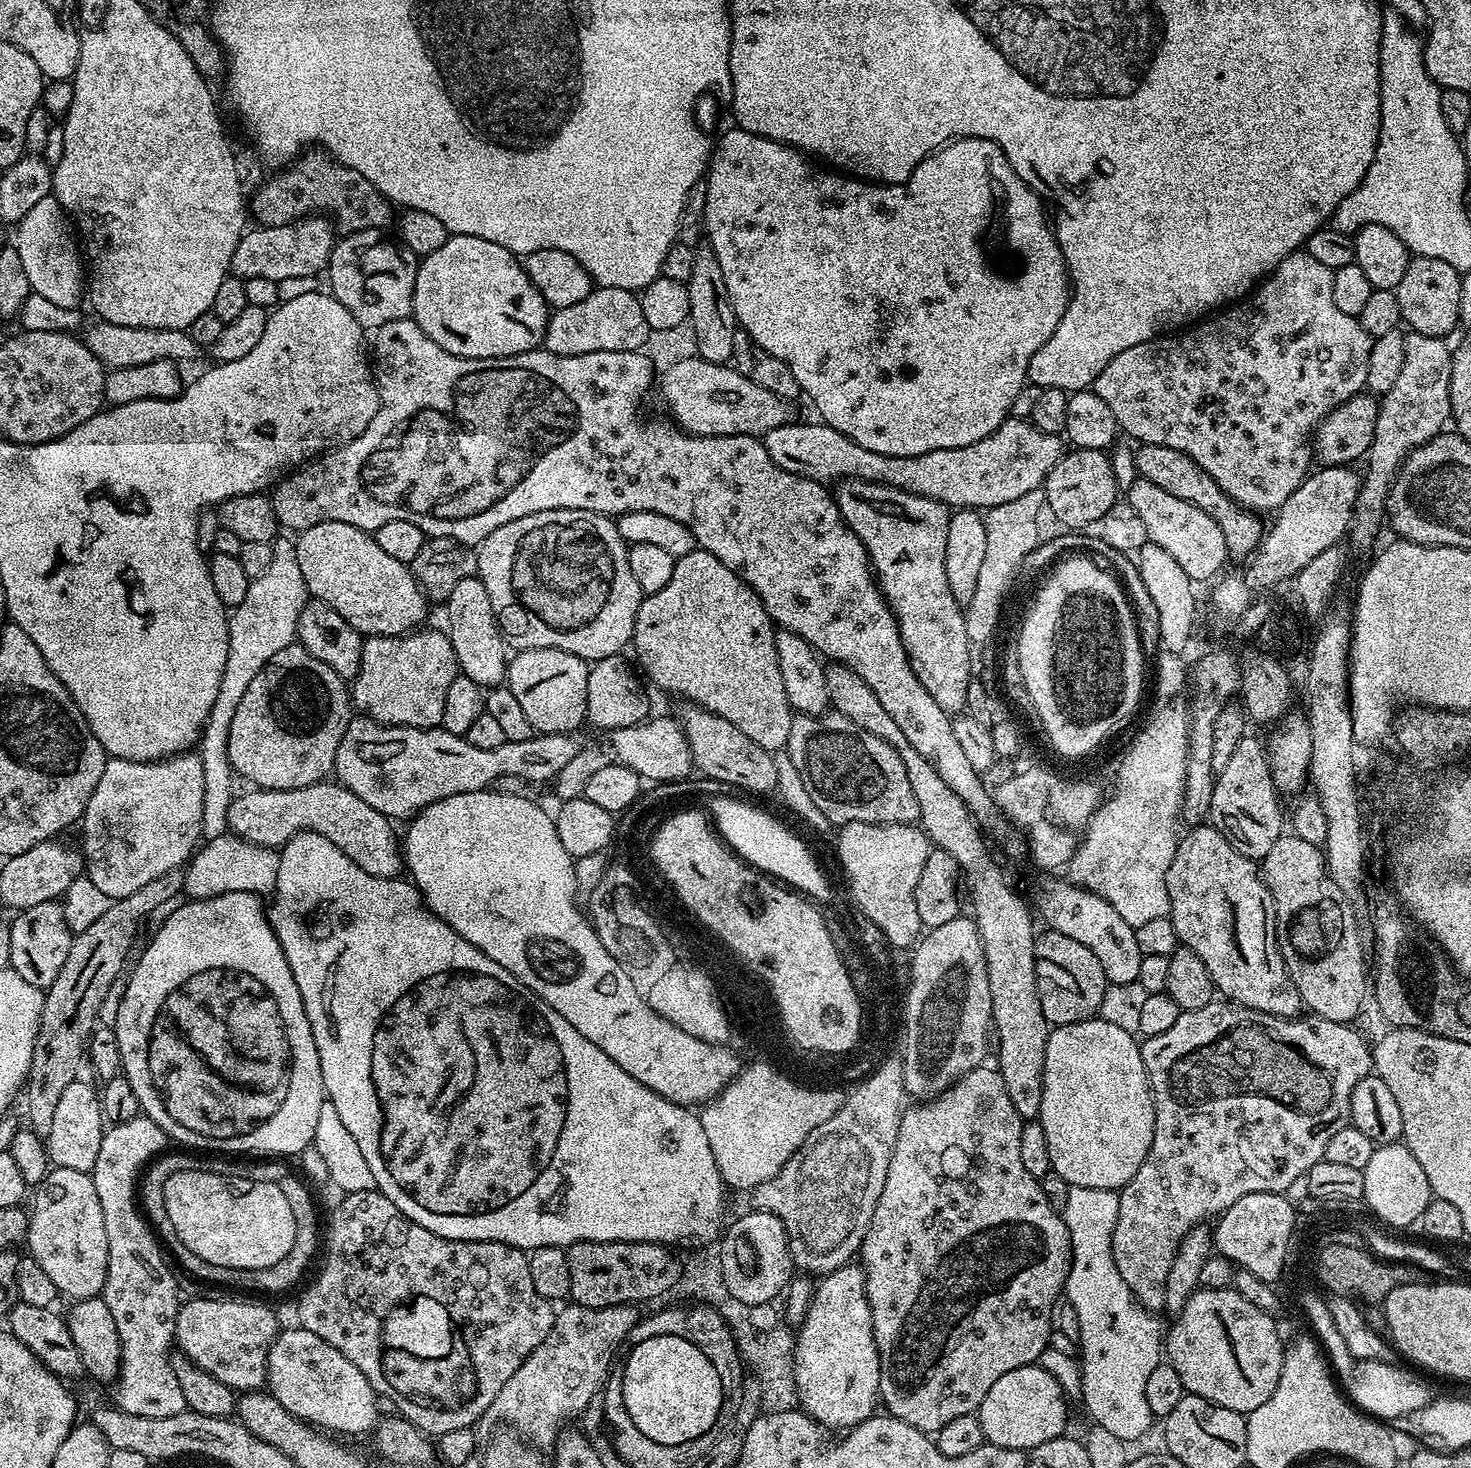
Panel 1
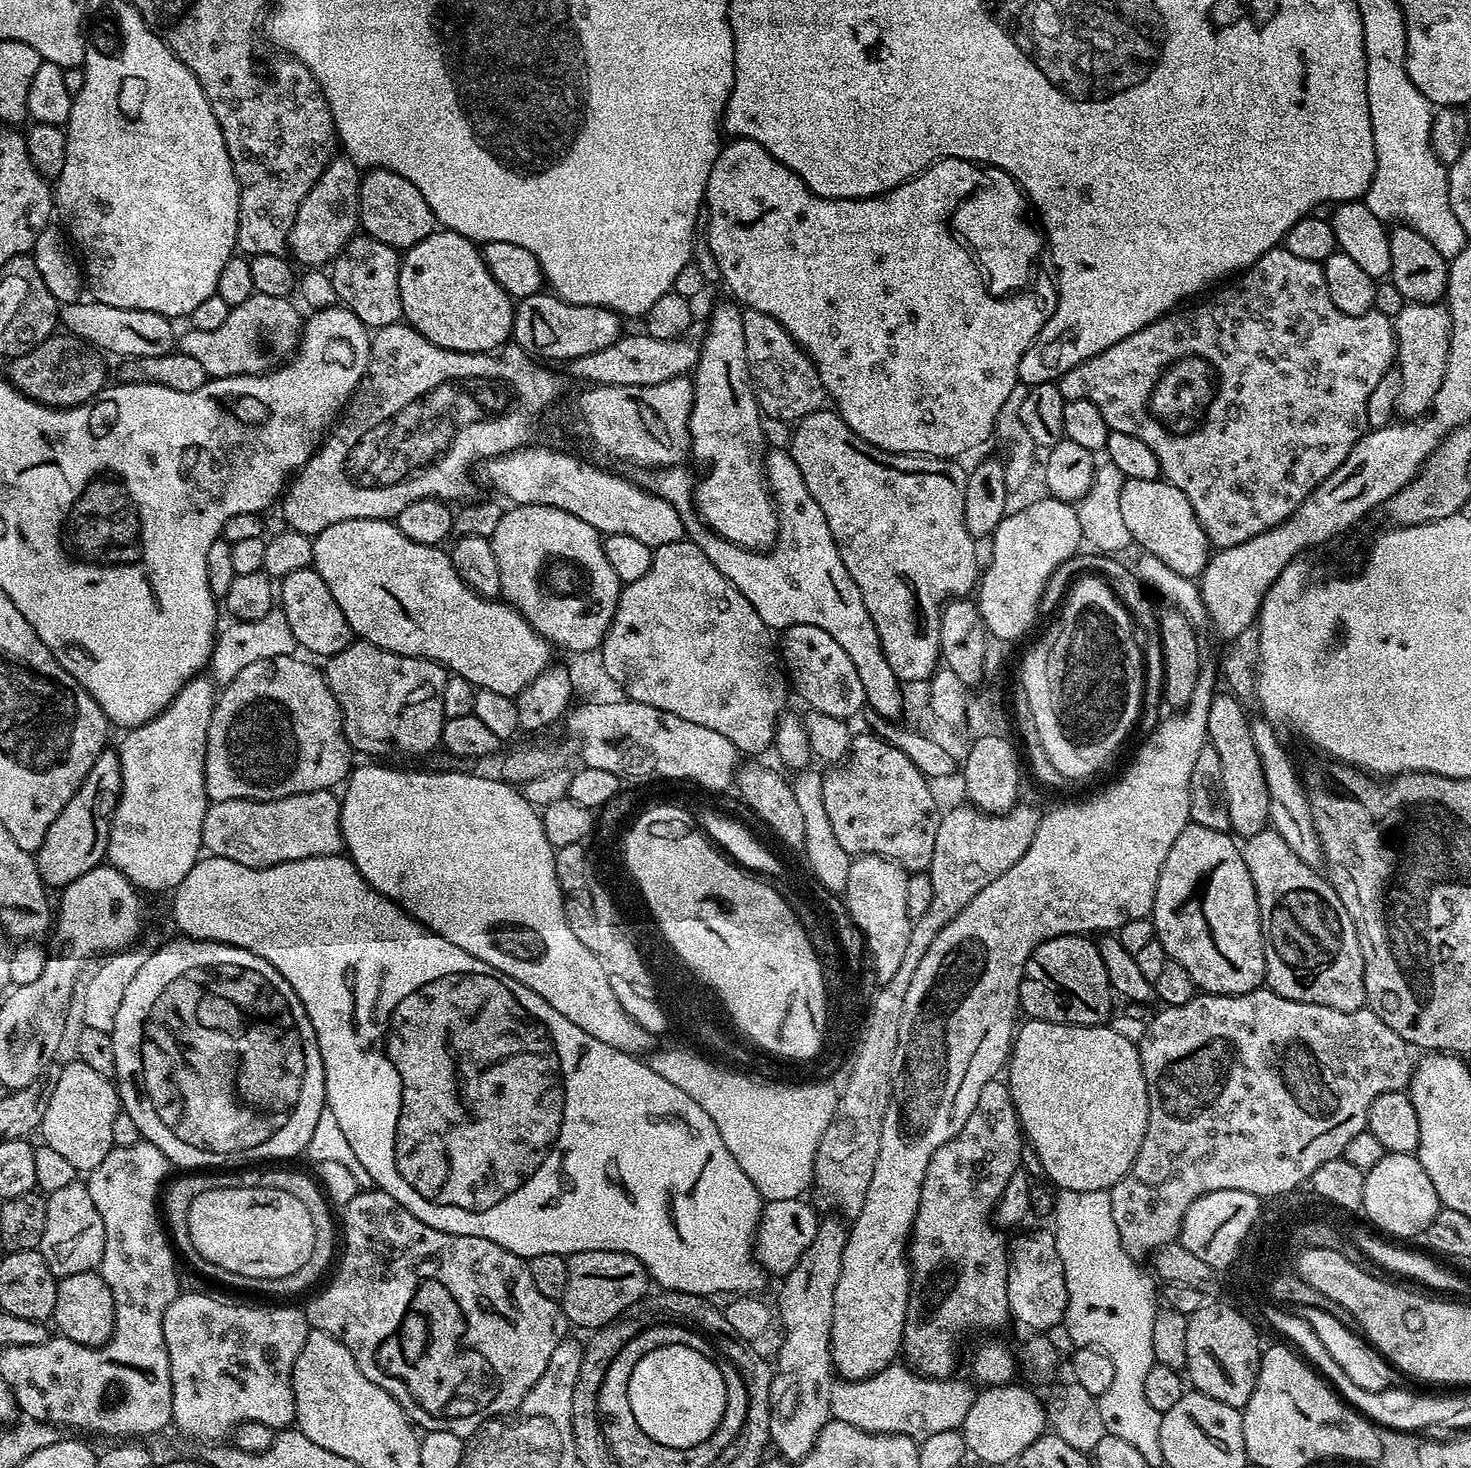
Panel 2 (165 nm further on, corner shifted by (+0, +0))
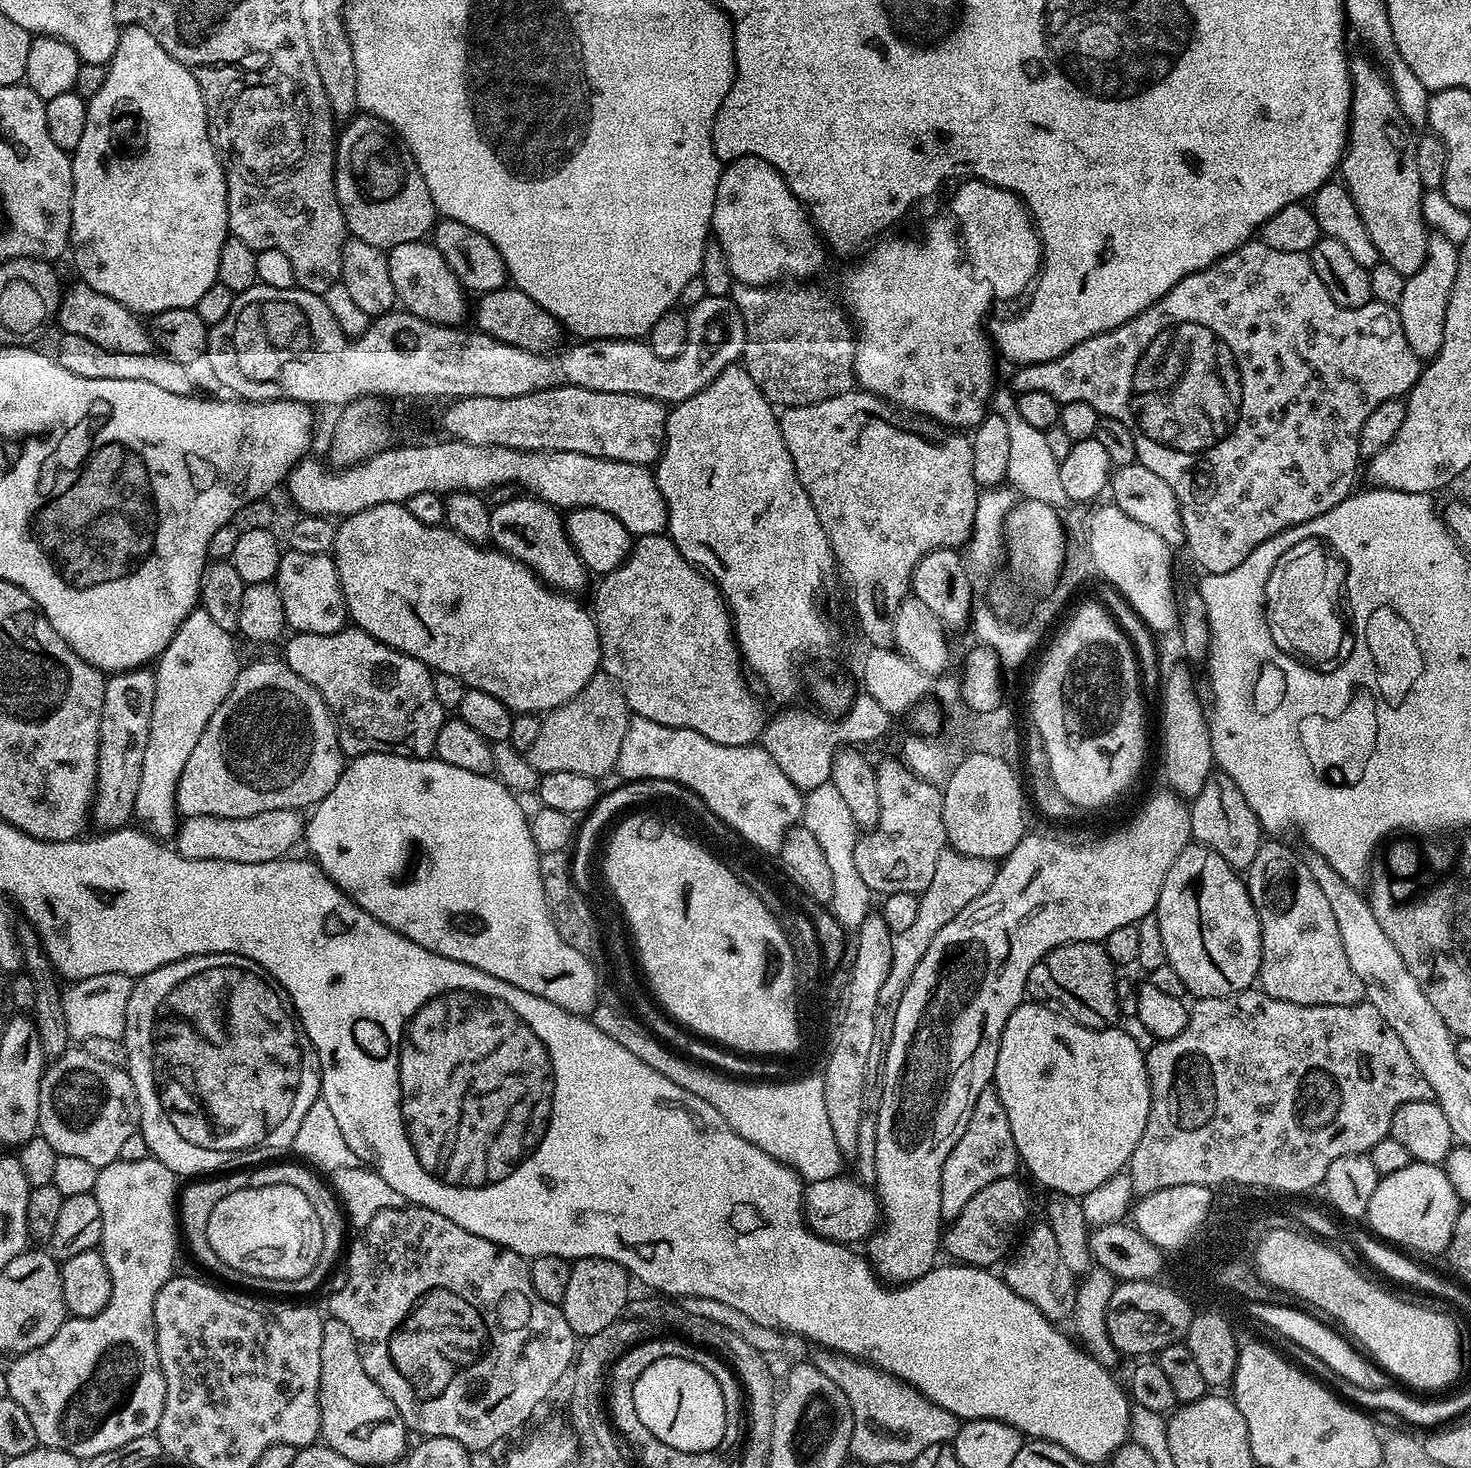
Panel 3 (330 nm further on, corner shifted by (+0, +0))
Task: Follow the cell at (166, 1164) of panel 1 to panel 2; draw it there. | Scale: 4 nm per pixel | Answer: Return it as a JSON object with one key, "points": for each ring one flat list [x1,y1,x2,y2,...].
{"points":[[192,1170,187,1174,180,1174,176,1181,173,1179,162,1192,162,1216,170,1229,171,1239,181,1257,184,1255,202,1275,209,1276,210,1279,217,1280,220,1284,229,1284,232,1288,249,1288,252,1292,269,1292,272,1296,296,1296,299,1292,306,1291,327,1270,328,1263,330,1263,330,1268,334,1260,334,1253,338,1248,338,1224,337,1221,336,1224,332,1221,331,1210,333,1211,333,1209,319,1183,311,1175,308,1177,304,1172,267,1171,267,1187,286,1190,286,1194,294,1194,294,1198,298,1198,298,1202,302,1202,302,1206,306,1206,306,1210,310,1210,310,1222,314,1222,314,1250,310,1254,310,1258,306,1258,306,1266,302,1266,302,1270,294,1270,294,1274,273,1280,246,1278,246,1274,230,1274,230,1270,222,1270,222,1266,214,1266,214,1262,206,1262,206,1258,202,1258,202,1254,198,1254,198,1250,194,1250,194,1242,190,1242,190,1222,188,1221,190,1202,194,1202,194,1198,198,1198,198,1194,202,1194,206,1190,257,1187,262,1179,262,1171,244,1171,248,1170]]}

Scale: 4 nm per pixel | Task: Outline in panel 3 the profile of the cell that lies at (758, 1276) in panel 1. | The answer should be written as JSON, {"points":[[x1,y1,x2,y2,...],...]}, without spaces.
{"points":[[841,1174,834,1178,807,1181,804,1218,814,1234,834,1244,860,1246,877,1231,876,1216,878,1220,878,1197,869,1185,861,1184,859,1179,852,1177,851,1180,847,1174]]}

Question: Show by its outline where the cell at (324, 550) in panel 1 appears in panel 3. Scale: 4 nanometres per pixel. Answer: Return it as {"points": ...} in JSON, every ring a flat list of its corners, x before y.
{"points":[[379,504,353,516,343,517,336,524,336,537,330,555,338,570,338,582,342,586,344,604,355,627,394,650,418,658,418,662,431,668,433,673,454,674,454,678,458,678,465,686,486,690,486,694,494,694,494,698,501,700,514,714,553,712,555,708,570,702,570,698,578,695,586,686,586,682,590,682,590,678,600,668,600,635,596,629,595,615,589,609,587,612,576,601,579,599,575,595,564,590,553,590,535,572,513,556,507,556,505,552,472,544,447,526,438,524,426,526,426,522,418,522,418,518,414,518,414,514,410,514,410,510,404,504]]}

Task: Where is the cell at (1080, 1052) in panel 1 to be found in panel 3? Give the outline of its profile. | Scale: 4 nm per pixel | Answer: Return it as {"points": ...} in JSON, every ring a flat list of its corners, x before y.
{"points":[[1021,1002,1010,1014,1006,1026,1002,1030,1002,1038,998,1046,998,1062,992,1075,998,1098,1002,1098,1002,1106,1006,1106,1006,1118,1010,1118,1010,1134,1014,1134,1014,1146,1020,1155,1020,1164,1028,1167,1028,1172,1044,1188,1053,1188,1053,1193,1061,1196,1082,1198,1090,1190,1102,1186,1106,1178,1125,1171,1128,1160,1134,1154,1134,1146,1138,1146,1138,1138,1142,1138,1142,1130,1146,1130,1146,1118,1150,1114,1150,1086,1148,1085,1148,1067,1144,1065,1145,1053,1130,1038,1128,1033,1119,1027,1087,1028,1077,1024,1071,1016,1044,1002]]}

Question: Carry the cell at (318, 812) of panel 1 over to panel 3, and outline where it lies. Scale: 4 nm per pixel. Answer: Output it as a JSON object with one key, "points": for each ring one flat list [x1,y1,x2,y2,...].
{"points":[[295,808,266,810,266,814,254,814,250,818,186,816,174,833,174,847,179,856,191,860,270,862,287,857,291,853,288,851,301,843,305,823,305,817]]}

